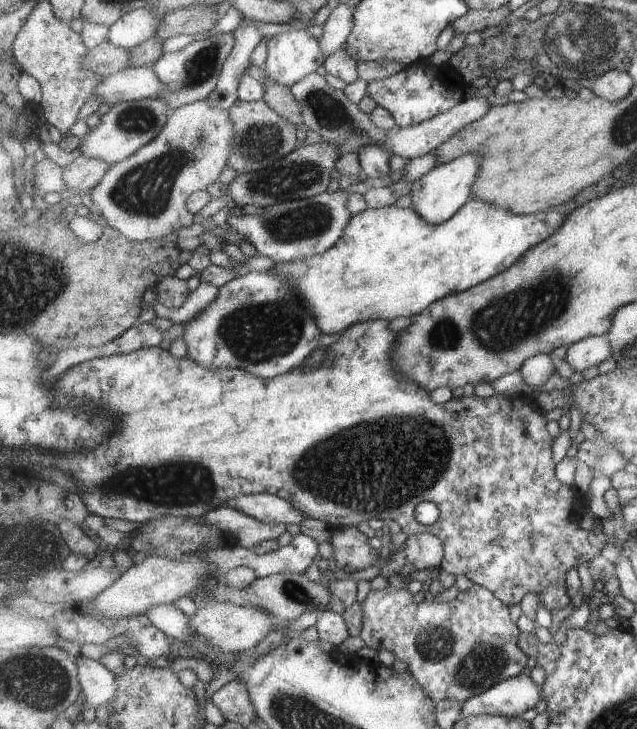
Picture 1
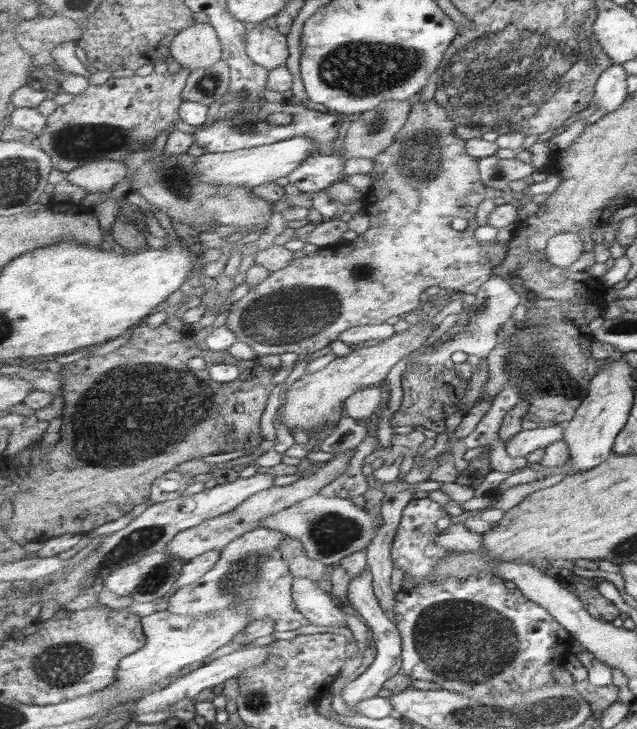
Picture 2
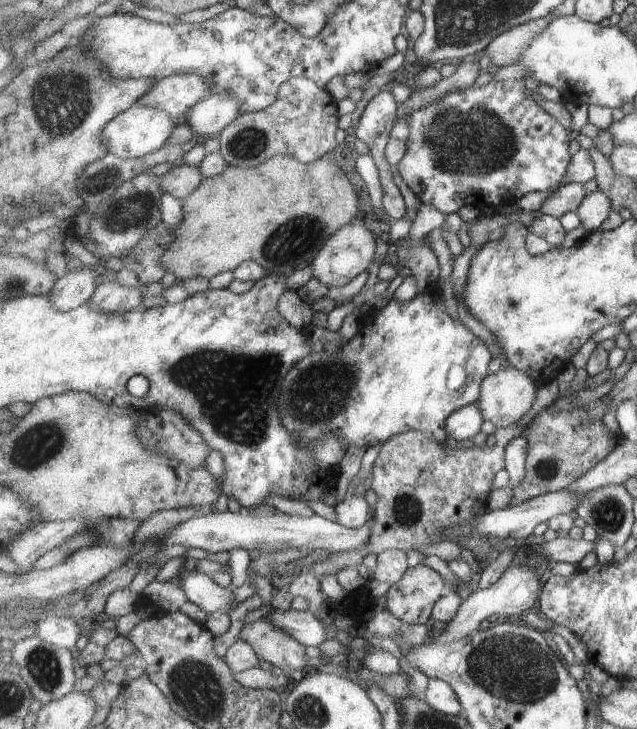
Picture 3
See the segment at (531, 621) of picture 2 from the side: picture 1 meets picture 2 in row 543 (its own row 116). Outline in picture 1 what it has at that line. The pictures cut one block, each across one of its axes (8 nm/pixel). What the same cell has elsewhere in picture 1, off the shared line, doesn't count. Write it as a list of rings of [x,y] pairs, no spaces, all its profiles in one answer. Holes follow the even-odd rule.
[[[429,60],[407,65],[398,73],[369,83],[368,95],[393,115],[399,126],[410,127],[433,120],[463,102],[468,88],[462,77],[449,65],[434,65]]]

